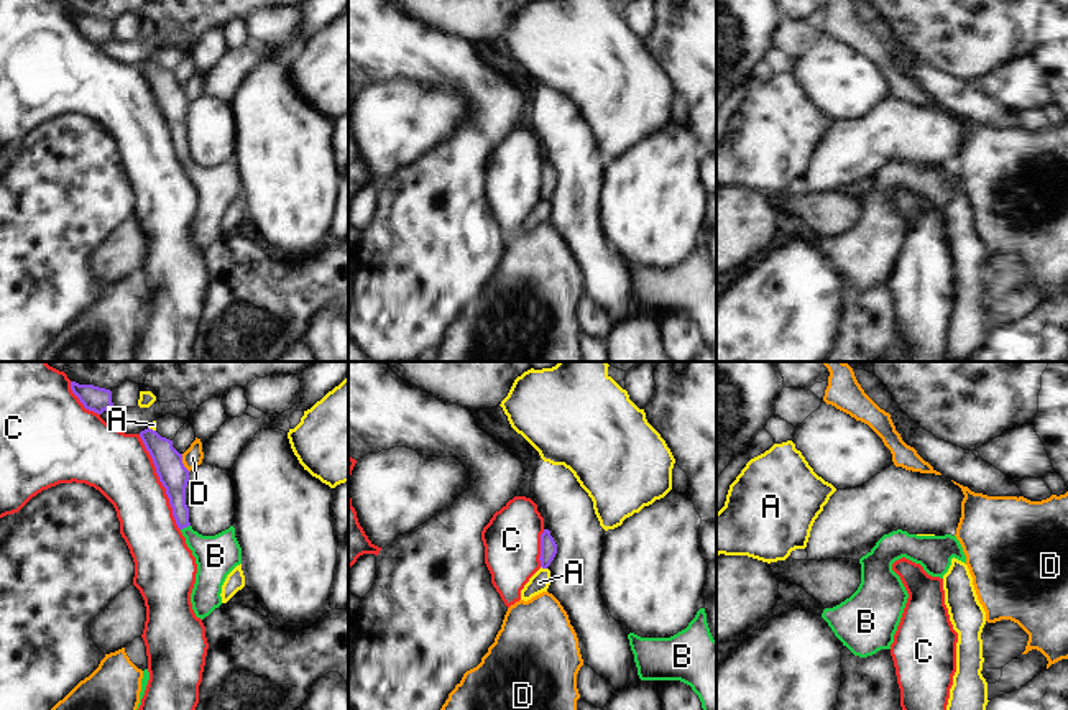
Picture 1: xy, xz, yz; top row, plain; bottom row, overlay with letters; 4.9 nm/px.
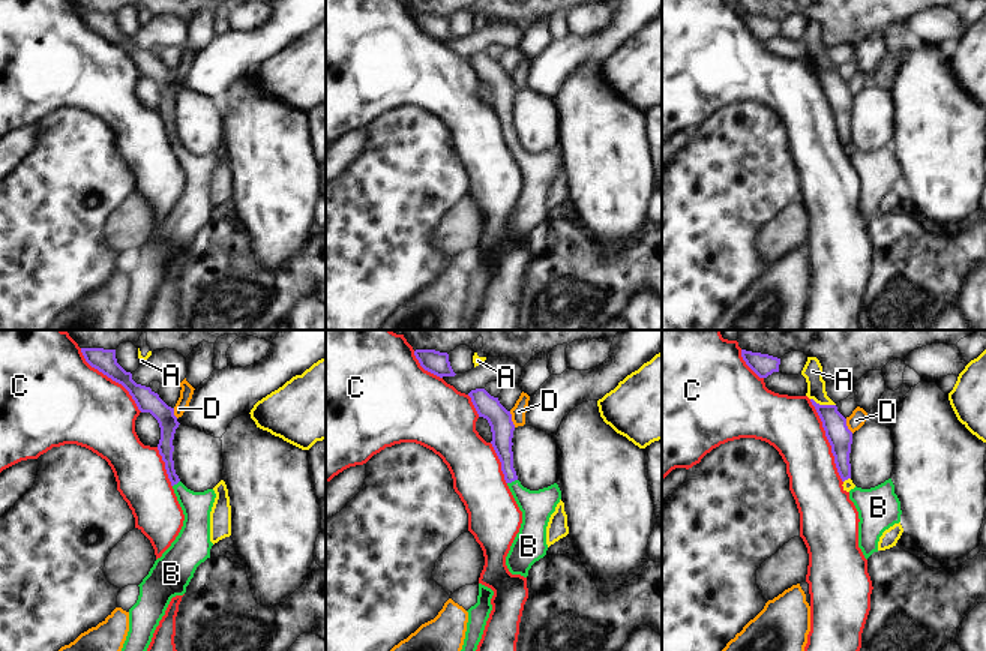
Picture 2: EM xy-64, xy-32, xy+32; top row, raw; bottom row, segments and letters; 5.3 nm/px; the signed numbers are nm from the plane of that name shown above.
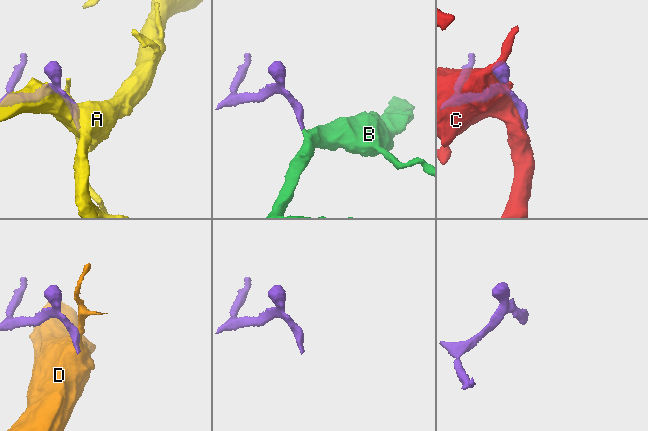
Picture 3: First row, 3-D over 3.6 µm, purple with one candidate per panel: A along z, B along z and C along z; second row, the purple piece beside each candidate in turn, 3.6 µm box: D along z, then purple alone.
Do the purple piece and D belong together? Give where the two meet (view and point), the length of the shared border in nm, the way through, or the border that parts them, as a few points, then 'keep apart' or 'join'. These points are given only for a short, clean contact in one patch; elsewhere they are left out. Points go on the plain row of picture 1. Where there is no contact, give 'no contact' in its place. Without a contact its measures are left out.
xy (181, 94) | 100 nm | along xy (181, 86), (181, 94), (189, 102) | keep apart

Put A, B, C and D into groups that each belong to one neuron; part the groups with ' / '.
A / B / C / D

